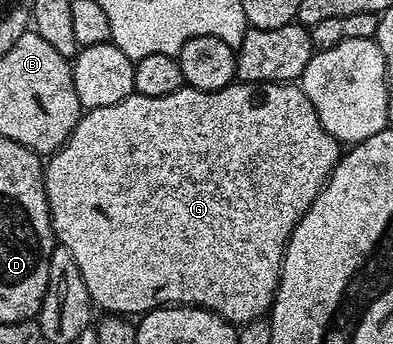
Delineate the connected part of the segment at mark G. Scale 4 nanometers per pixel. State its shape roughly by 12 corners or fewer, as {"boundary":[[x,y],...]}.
{"boundary":[[299,85],[81,113],[47,159],[99,309],[271,311],[341,143]]}

